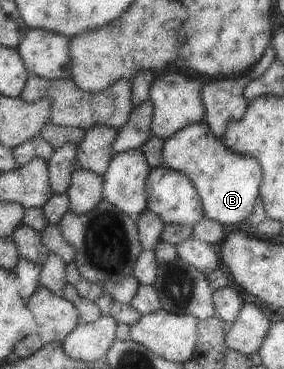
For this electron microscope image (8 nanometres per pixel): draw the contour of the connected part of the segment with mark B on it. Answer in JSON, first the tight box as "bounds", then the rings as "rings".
{"bounds":[162,122,263,225],"rings":[[[205,122],[193,123],[167,138],[162,154],[163,167],[178,171],[192,181],[201,197],[205,217],[223,225],[233,225],[253,214],[263,169],[253,156],[231,151]]]}

